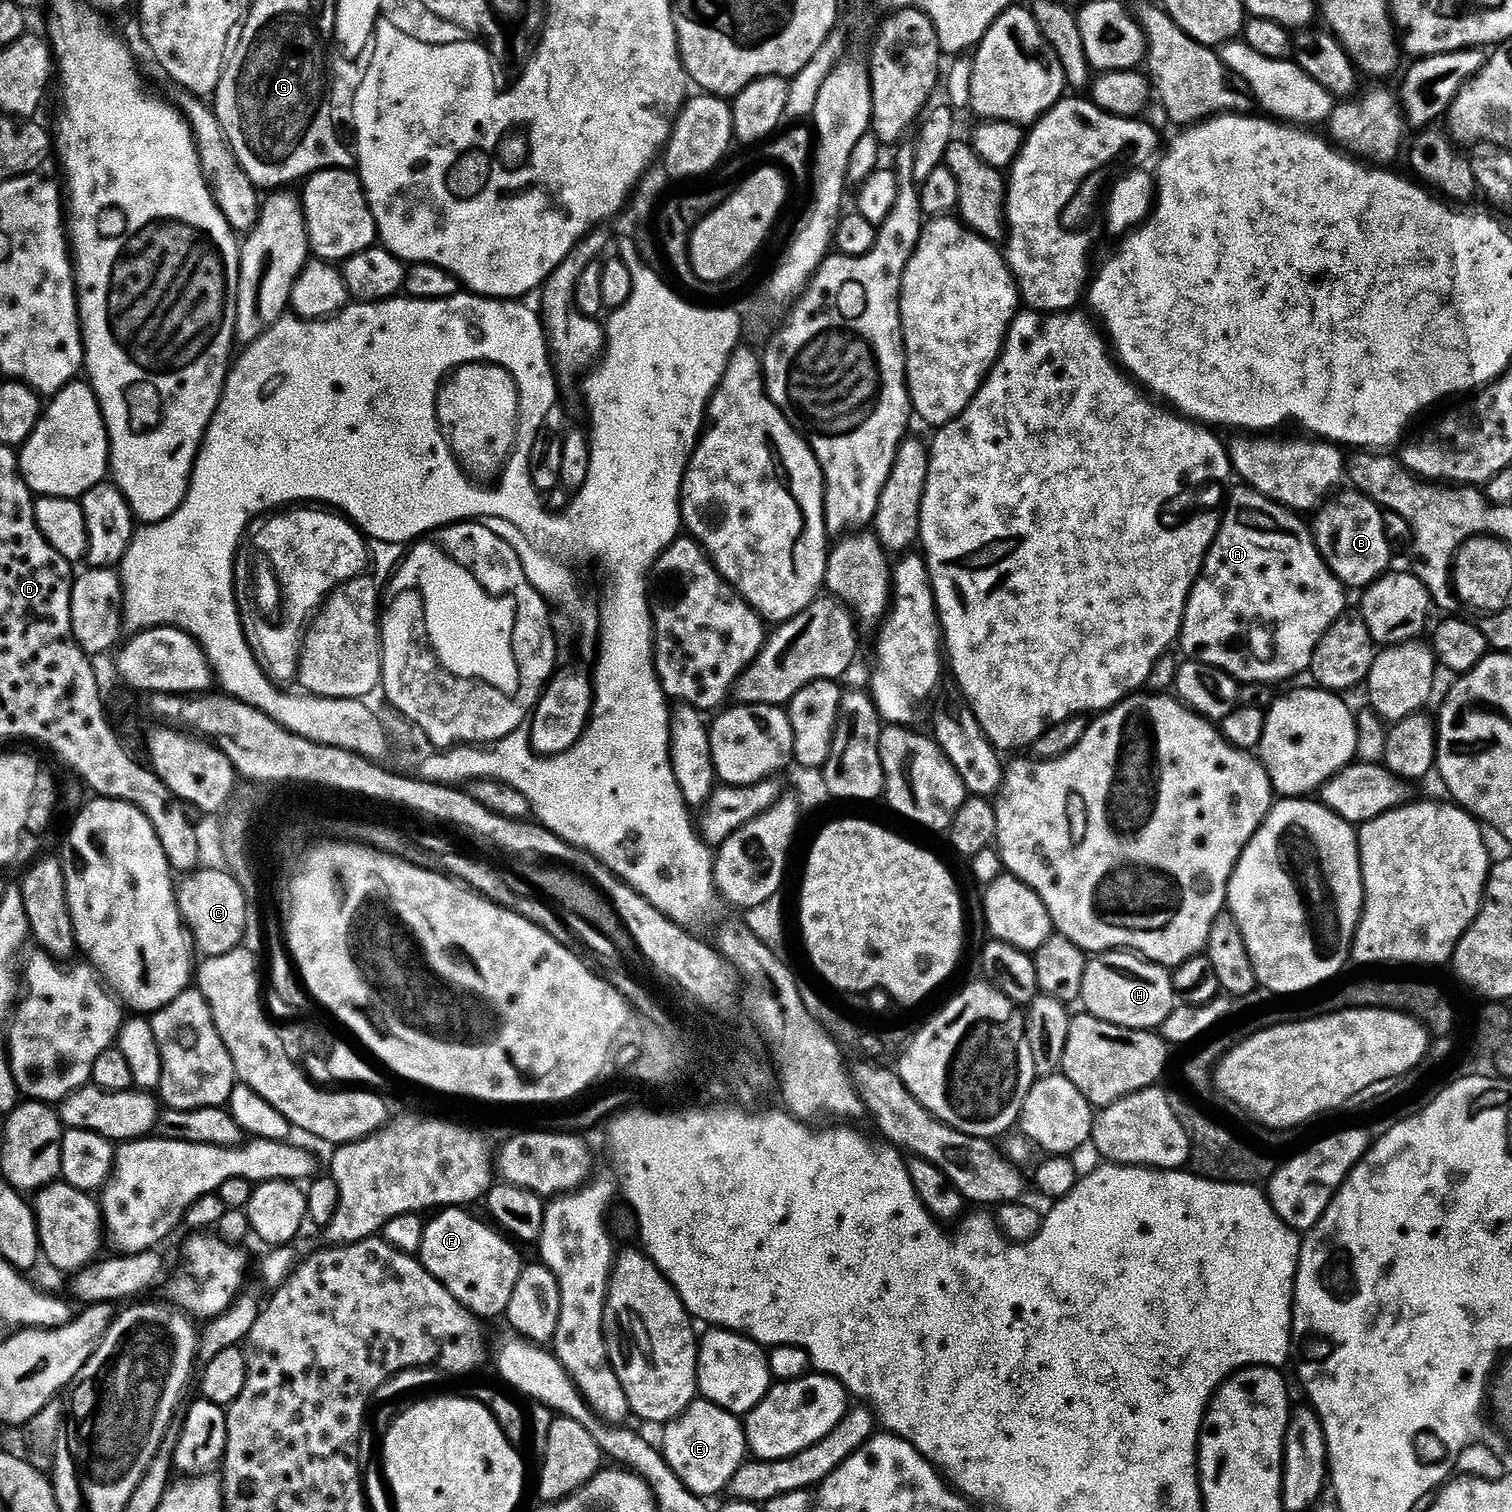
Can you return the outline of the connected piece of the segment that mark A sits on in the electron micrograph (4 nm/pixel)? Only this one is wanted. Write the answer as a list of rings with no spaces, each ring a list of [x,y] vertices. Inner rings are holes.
[[[1240,486],[1236,493],[1229,495],[1226,500],[1226,507],[1223,509],[1224,520],[1219,521],[1220,529],[1210,546],[1210,550],[1204,559],[1204,566],[1200,569],[1200,577],[1192,585],[1192,592],[1188,596],[1188,605],[1184,611],[1184,621],[1180,627],[1179,647],[1184,647],[1184,656],[1193,660],[1198,660],[1202,664],[1209,664],[1215,668],[1220,668],[1228,673],[1233,680],[1244,684],[1276,684],[1279,680],[1288,680],[1291,676],[1296,676],[1299,672],[1307,673],[1312,667],[1312,655],[1314,650],[1320,645],[1328,629],[1331,628],[1335,620],[1339,620],[1345,615],[1344,608],[1344,588],[1339,575],[1330,567],[1325,553],[1317,548],[1310,536],[1310,528],[1303,524],[1301,517],[1297,513],[1289,510],[1283,503],[1270,500],[1256,489],[1247,486]]]

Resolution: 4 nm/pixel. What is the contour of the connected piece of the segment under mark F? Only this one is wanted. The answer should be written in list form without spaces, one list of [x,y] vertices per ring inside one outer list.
[[[449,1206],[433,1216],[436,1217],[424,1225],[424,1237],[418,1253],[424,1269],[438,1278],[438,1282],[454,1294],[456,1301],[476,1317],[503,1317],[510,1306],[522,1267],[522,1259],[516,1253],[517,1245],[501,1235],[491,1223],[488,1225],[475,1220],[463,1207]]]

